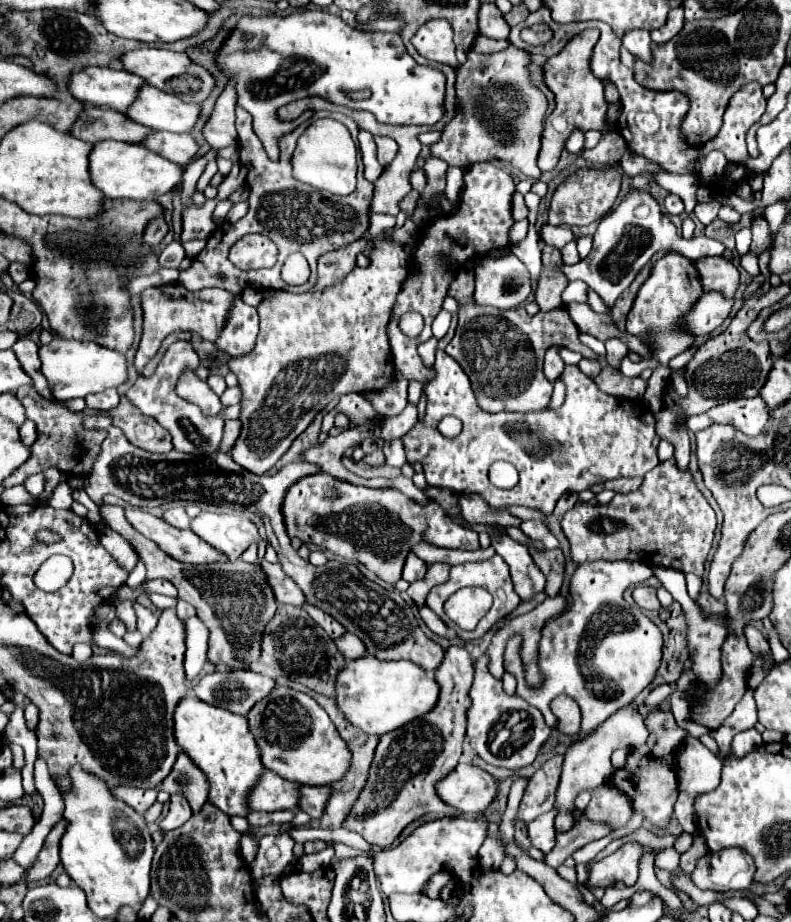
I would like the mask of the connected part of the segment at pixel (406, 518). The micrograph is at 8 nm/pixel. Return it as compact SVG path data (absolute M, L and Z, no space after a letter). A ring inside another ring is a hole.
M327 473L307 475L307 479L299 479L299 483L287 489L283 497L283 521L291 539L297 537L303 543L313 543L341 557L359 561L391 585L401 577L405 557L419 541L449 549L479 549L477 533L455 525L449 517L445 519L441 505L419 507L399 489L351 485Z

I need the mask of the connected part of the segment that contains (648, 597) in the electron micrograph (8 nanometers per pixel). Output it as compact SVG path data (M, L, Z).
M639 585L637 589L633 589L633 599L641 609L659 609L661 607L661 603L655 595L655 587Z

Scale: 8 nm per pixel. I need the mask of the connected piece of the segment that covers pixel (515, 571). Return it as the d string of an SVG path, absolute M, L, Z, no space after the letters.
M505 531L491 543L495 547L495 553L509 565L515 591L517 595L521 595L523 601L529 601L535 593L543 591L545 577L521 543L513 541L509 535L505 535Z

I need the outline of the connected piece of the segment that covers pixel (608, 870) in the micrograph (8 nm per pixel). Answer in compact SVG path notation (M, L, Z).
M633 841L617 849L613 855L597 861L589 875L589 887L609 887L615 881L623 881L625 885L637 883L637 863L643 855L641 843Z

